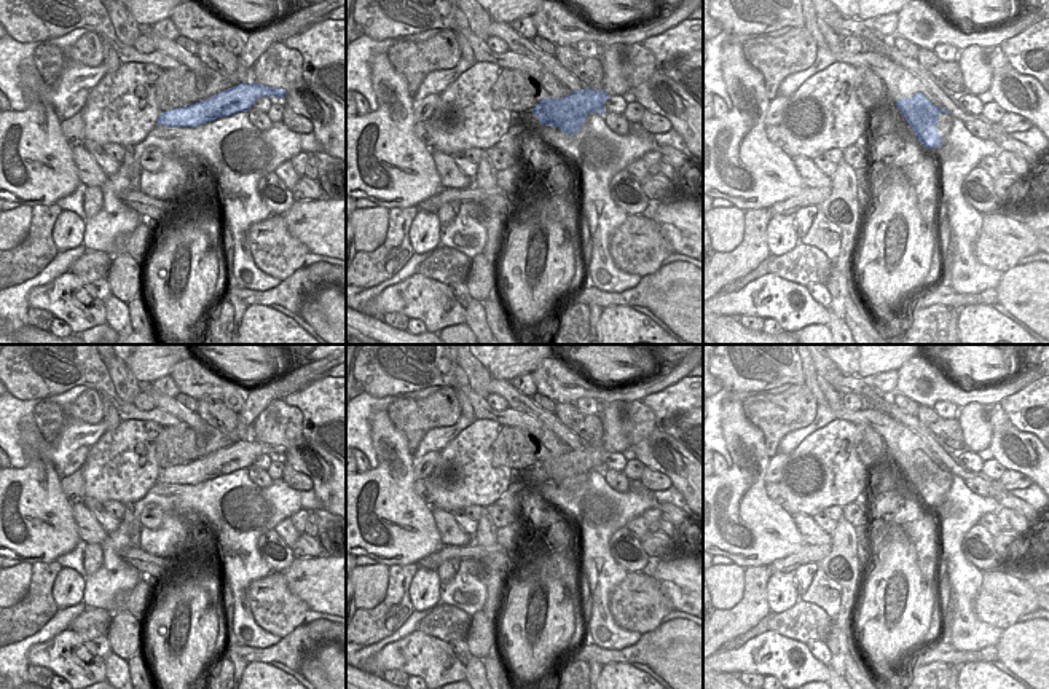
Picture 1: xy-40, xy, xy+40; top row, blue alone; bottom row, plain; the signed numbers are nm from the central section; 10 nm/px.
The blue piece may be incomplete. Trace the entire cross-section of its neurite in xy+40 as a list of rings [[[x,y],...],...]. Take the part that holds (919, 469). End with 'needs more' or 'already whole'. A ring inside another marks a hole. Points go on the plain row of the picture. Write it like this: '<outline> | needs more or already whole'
[[[917,450],[910,456],[898,456],[894,463],[926,507],[942,502],[942,494],[937,491],[937,480],[942,470],[949,470],[947,467],[939,467],[921,450]]] | already whole

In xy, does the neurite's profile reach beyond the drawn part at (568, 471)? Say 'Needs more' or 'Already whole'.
Already whole

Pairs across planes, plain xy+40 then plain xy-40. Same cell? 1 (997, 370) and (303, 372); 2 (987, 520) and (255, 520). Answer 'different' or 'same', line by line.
1: different
2: different

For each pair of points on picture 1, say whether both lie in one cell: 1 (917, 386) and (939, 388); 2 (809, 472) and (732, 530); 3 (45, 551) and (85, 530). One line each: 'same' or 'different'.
1: same
2: different
3: different

